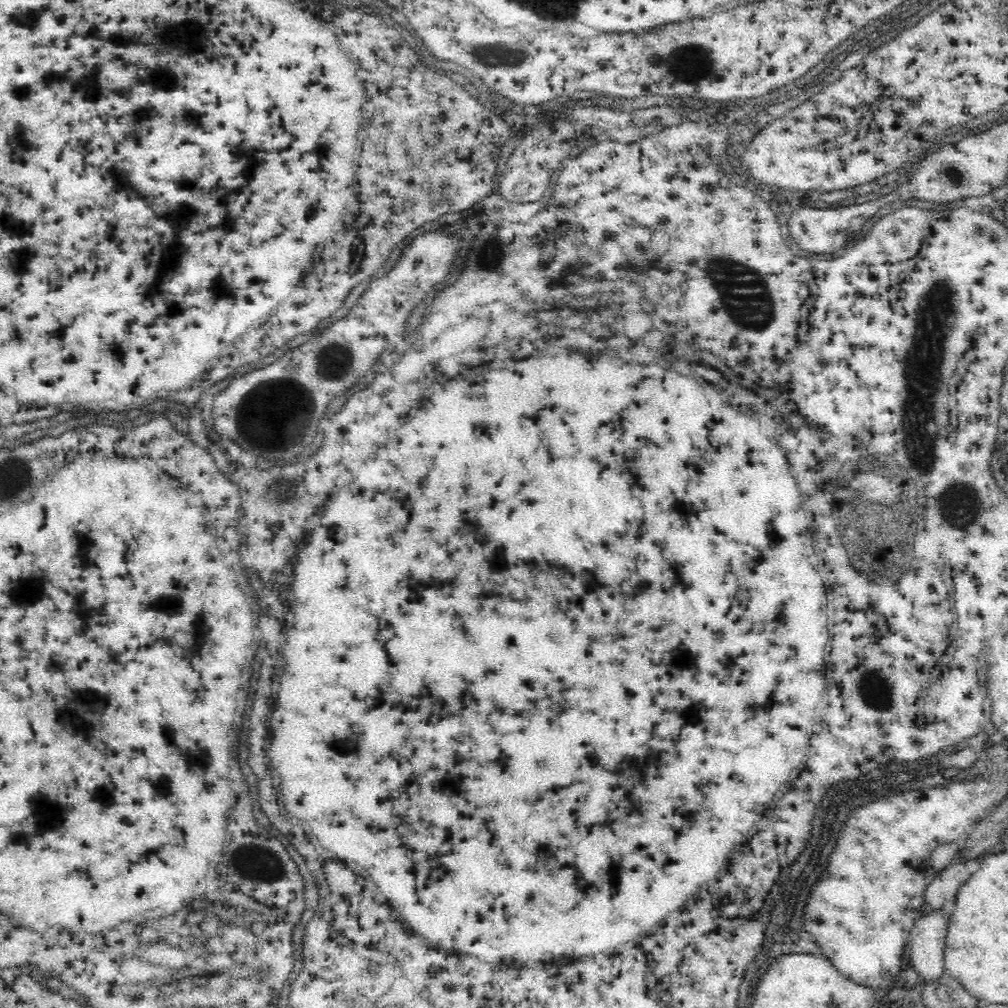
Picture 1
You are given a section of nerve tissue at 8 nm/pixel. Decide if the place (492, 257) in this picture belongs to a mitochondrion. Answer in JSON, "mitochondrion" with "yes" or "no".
{"mitochondrion":"yes"}

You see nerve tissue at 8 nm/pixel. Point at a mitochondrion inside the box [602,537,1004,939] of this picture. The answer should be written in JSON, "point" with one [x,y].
{"point":[872,694]}

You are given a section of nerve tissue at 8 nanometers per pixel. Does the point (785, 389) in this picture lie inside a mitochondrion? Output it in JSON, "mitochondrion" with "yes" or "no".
{"mitochondrion":"no"}

